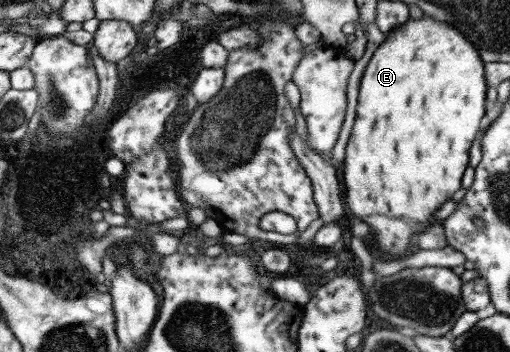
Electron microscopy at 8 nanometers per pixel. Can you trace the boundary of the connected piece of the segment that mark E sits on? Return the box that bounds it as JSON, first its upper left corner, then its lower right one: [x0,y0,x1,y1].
[338,18,487,259]

